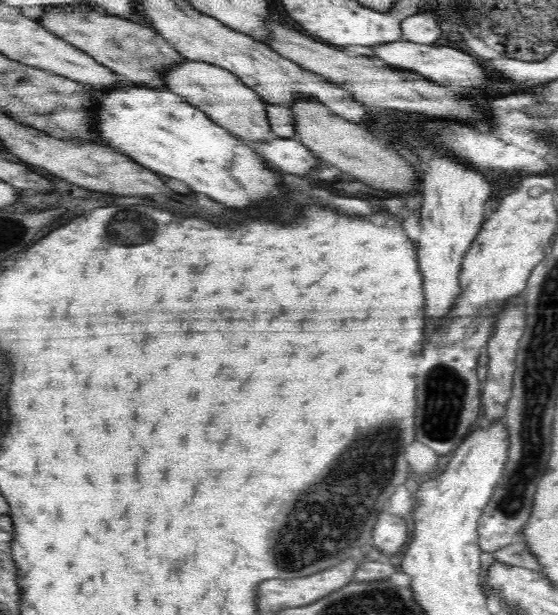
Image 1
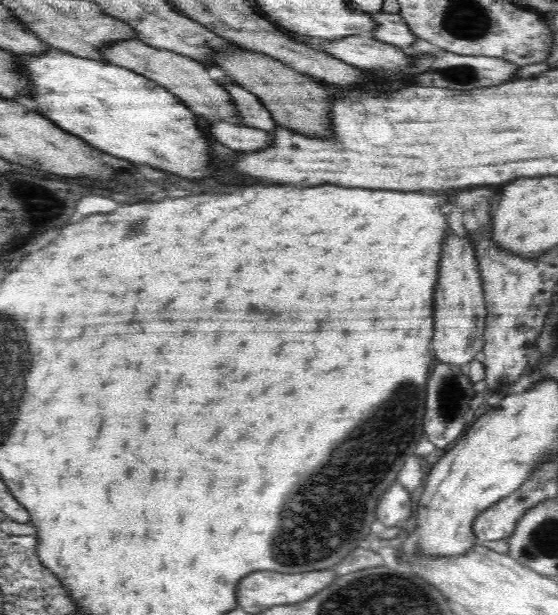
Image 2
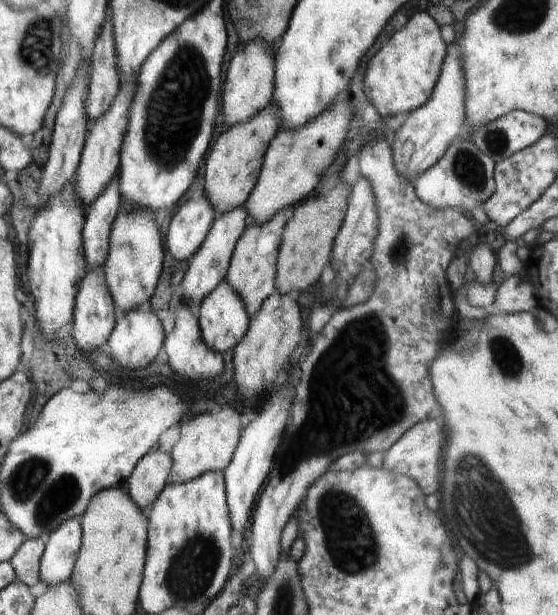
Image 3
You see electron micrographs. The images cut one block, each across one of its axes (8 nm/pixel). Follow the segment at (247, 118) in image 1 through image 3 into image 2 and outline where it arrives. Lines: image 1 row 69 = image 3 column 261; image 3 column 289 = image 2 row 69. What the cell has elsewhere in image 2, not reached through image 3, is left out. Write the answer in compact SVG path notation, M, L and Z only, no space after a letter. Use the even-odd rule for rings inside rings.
M138 39L108 43L100 48L100 53L106 57L106 62L127 68L172 90L172 94L178 96L188 108L192 108L194 114L224 121L233 120L236 116L236 105L232 95L224 89L223 81L213 80L208 68L200 61L164 48L154 48Z

